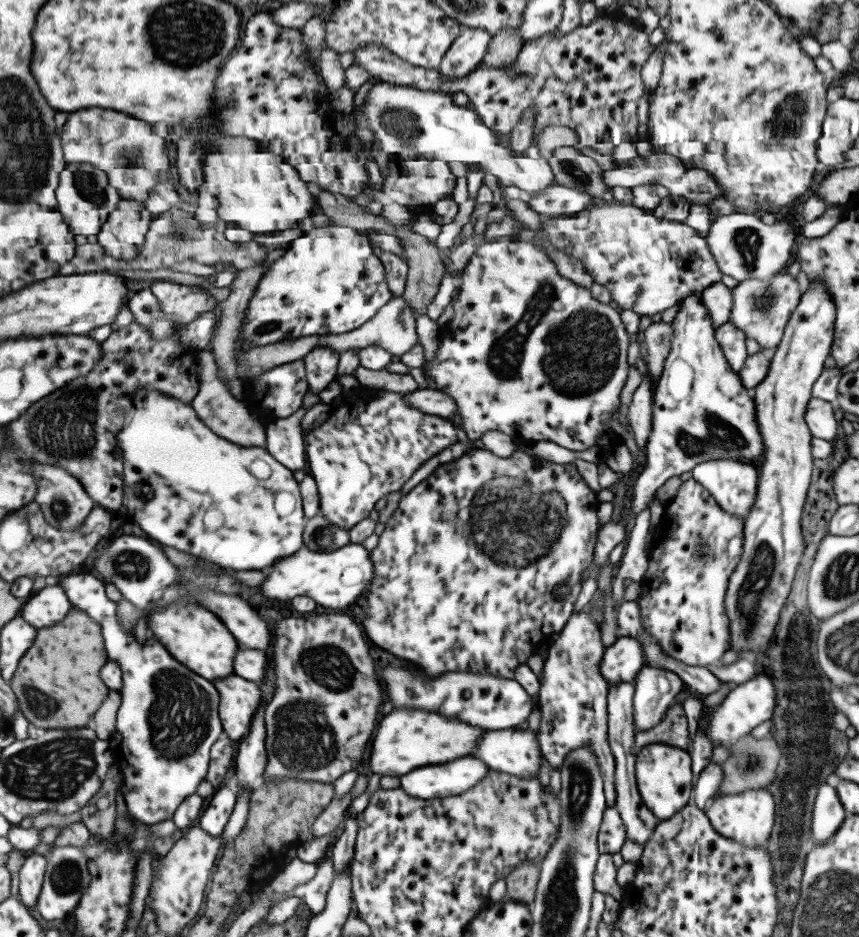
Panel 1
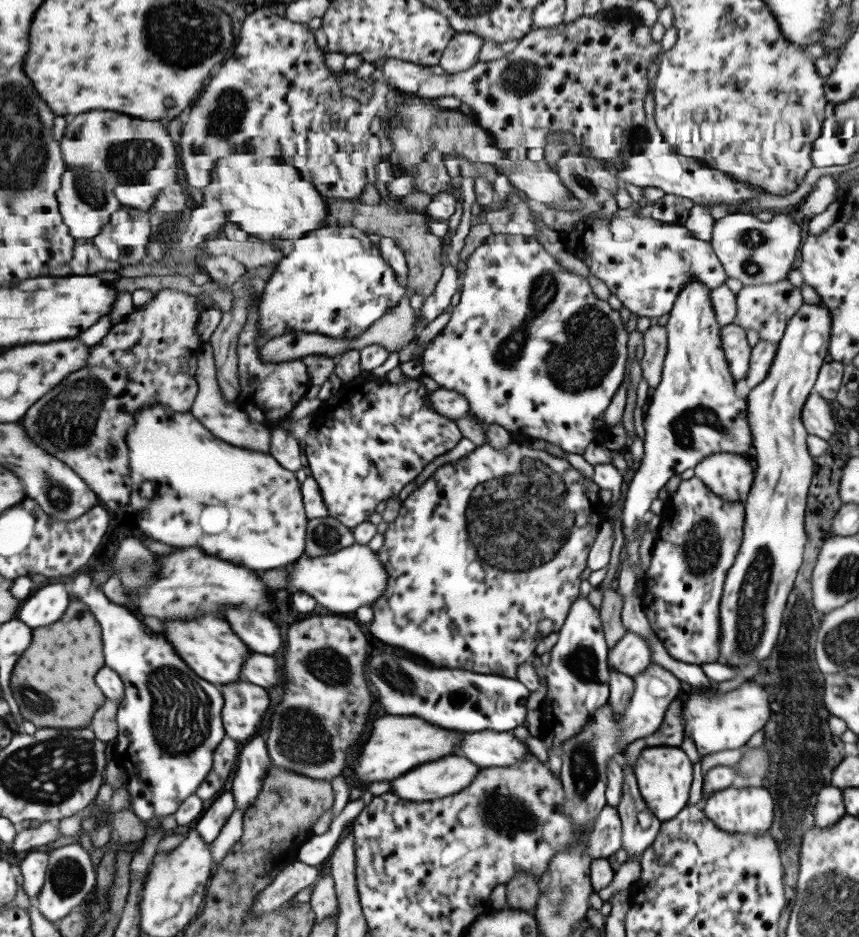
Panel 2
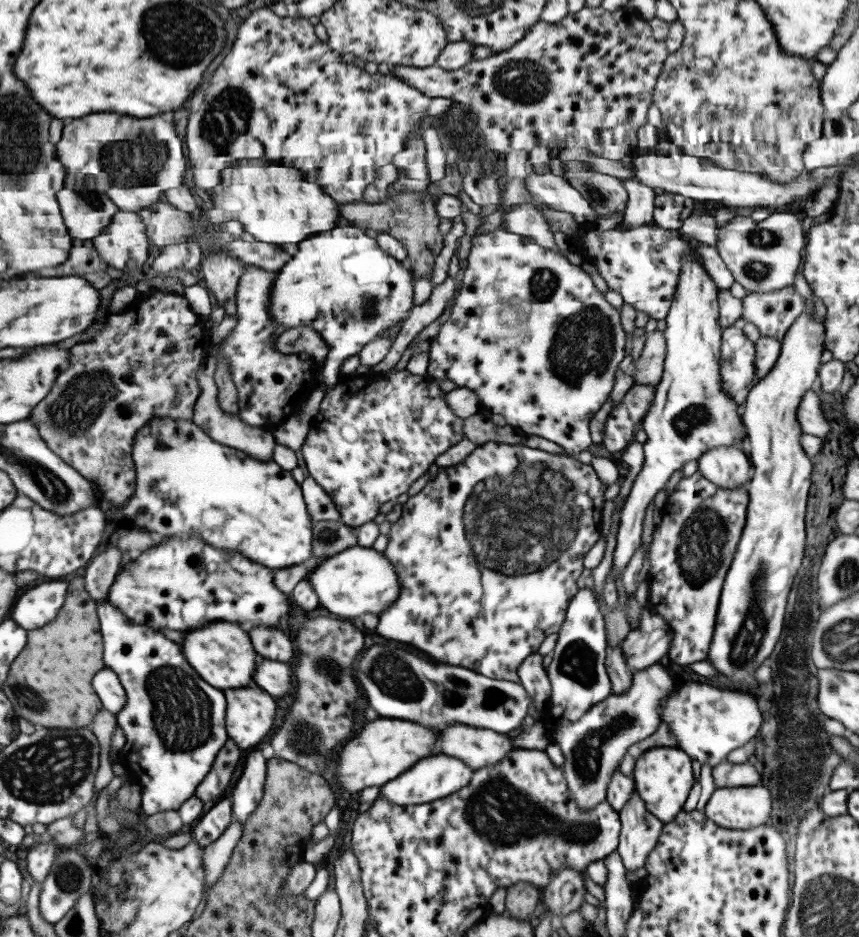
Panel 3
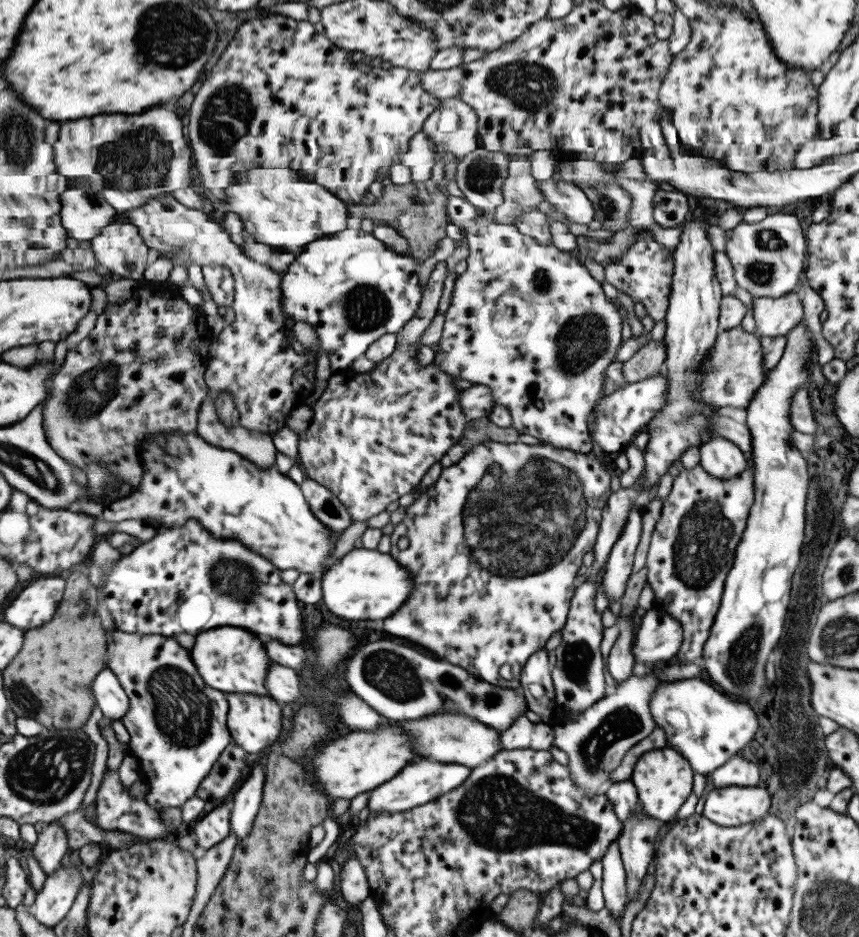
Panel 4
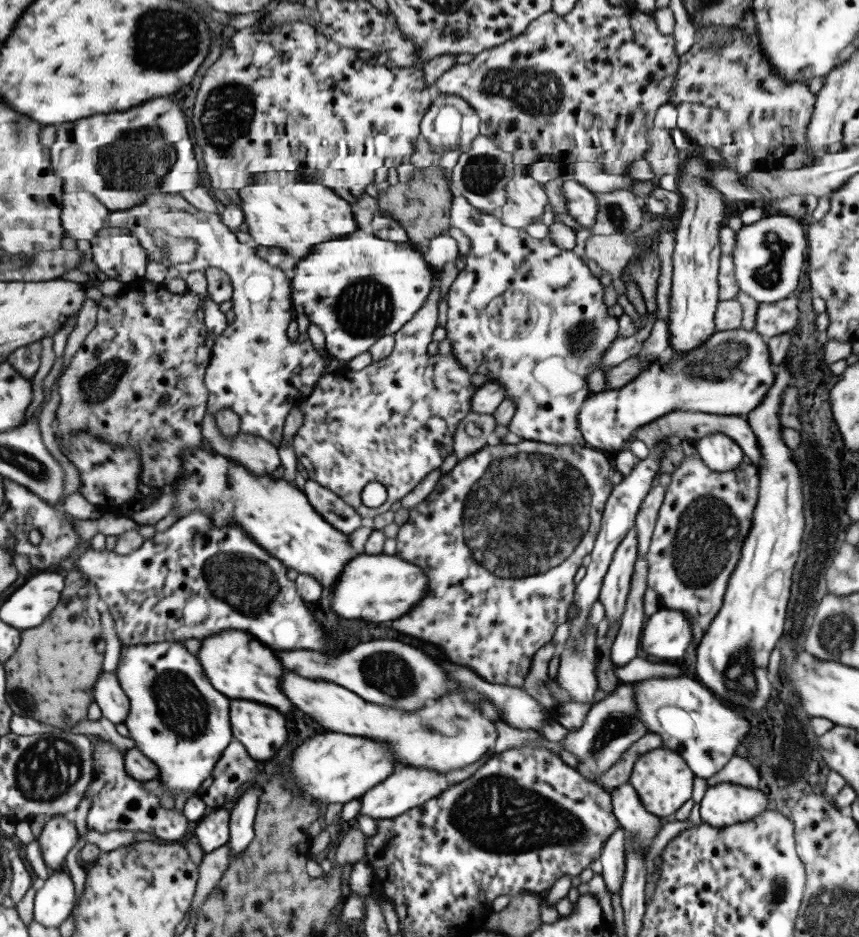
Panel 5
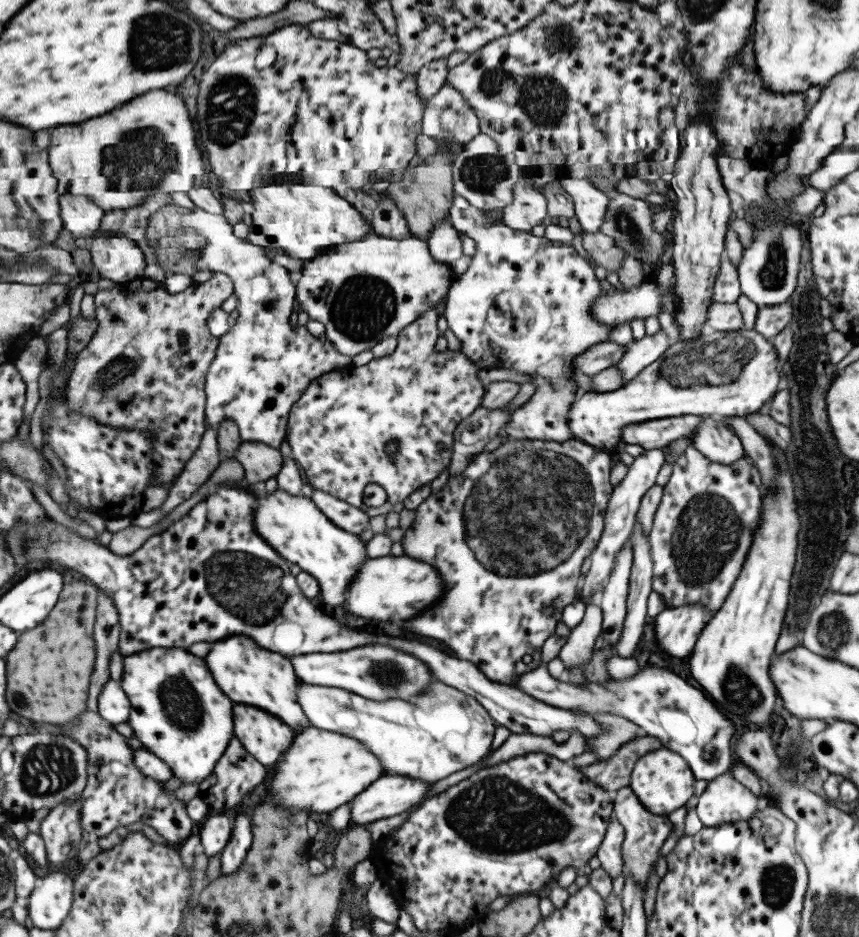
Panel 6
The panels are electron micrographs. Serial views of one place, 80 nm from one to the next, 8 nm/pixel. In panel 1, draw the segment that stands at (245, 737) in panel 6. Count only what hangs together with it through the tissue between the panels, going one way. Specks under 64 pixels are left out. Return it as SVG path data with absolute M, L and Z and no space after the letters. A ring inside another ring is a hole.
M235 673L211 683L218 692L217 714L223 733L238 742L247 734L251 717L263 700L261 691L257 684Z

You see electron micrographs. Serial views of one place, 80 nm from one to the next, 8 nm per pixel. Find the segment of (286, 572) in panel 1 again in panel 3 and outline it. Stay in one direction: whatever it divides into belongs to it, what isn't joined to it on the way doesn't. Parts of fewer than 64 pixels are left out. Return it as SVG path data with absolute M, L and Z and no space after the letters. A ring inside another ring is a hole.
M357 544L344 548L314 567L304 578L317 595L318 604L331 614L341 618L357 618L365 612L379 614L383 608L393 604L395 597L403 594L394 566L371 547Z

